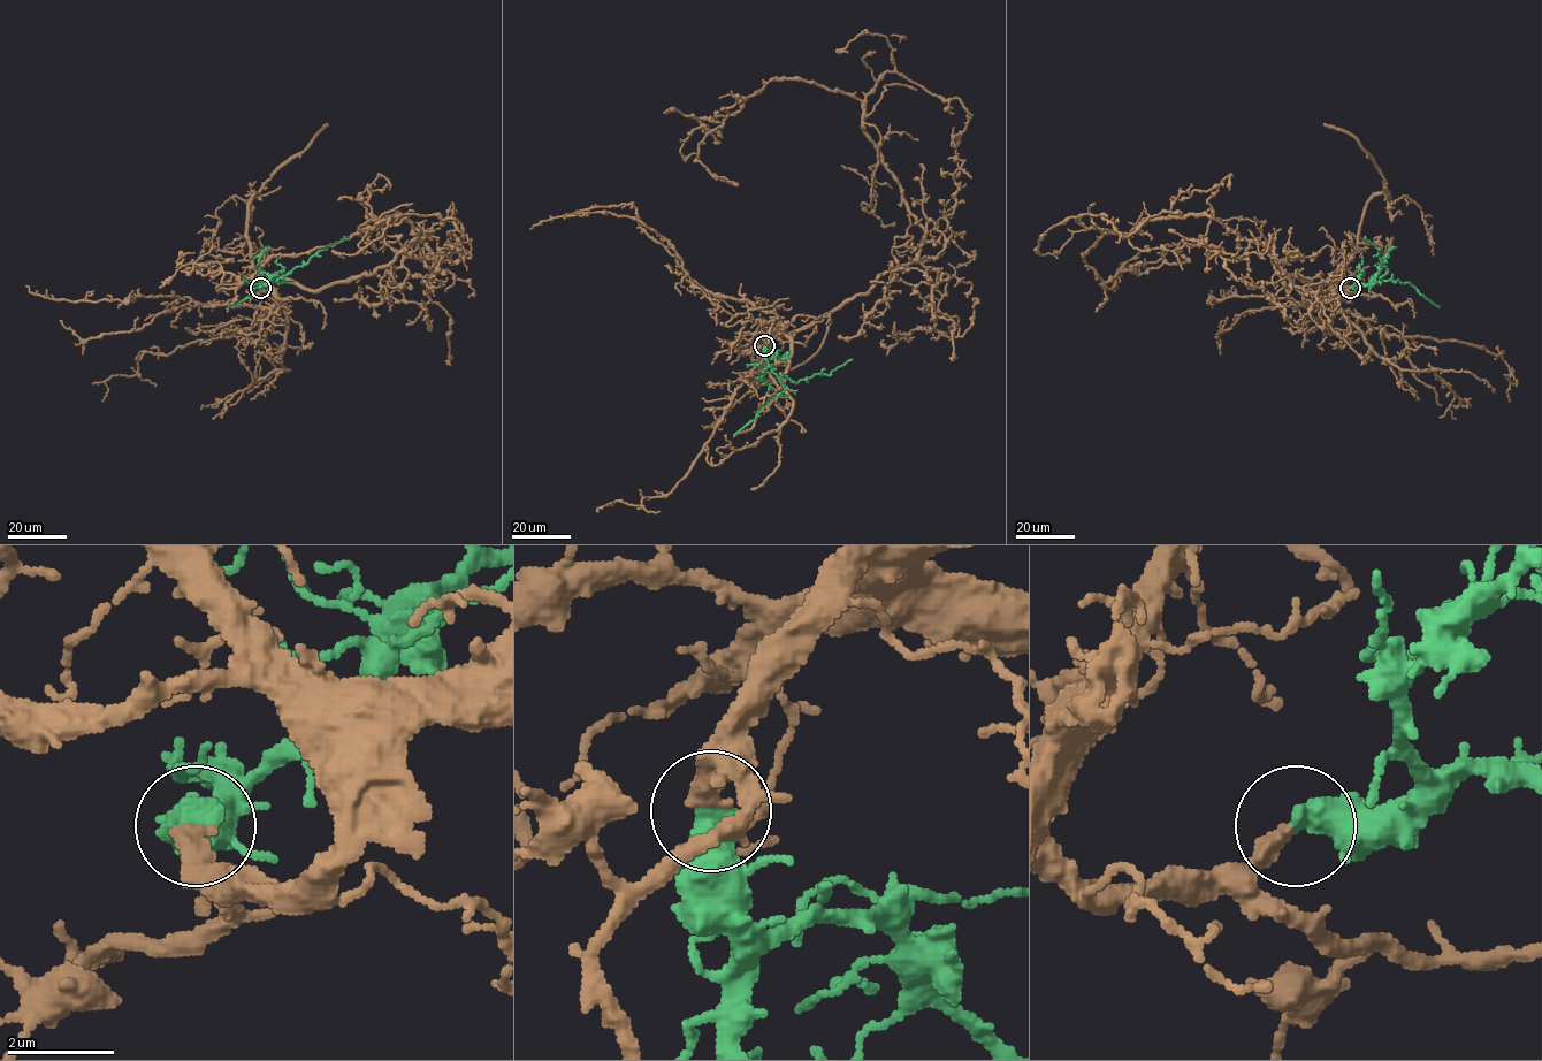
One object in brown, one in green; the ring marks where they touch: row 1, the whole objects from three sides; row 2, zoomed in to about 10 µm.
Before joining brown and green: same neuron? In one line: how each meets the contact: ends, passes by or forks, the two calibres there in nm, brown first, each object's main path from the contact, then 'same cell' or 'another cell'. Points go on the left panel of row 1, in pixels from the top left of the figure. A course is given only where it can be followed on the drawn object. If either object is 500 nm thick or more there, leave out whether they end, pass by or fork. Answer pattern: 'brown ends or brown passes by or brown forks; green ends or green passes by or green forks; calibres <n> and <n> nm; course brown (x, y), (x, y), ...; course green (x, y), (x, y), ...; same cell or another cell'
calibres 400 and 600 nm; course brown (260, 287), (372, 274), (420, 233), (376, 218), (273, 256), (242, 282), (195, 268), (228, 260), (210, 254); course green (260, 287), (348, 238); same cell

